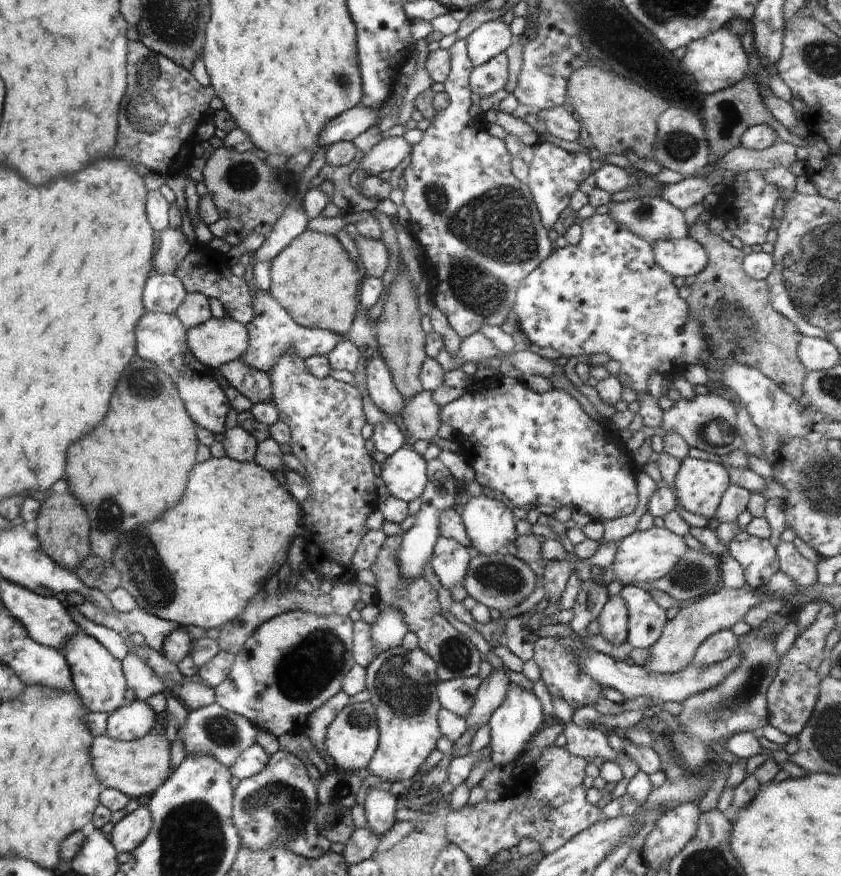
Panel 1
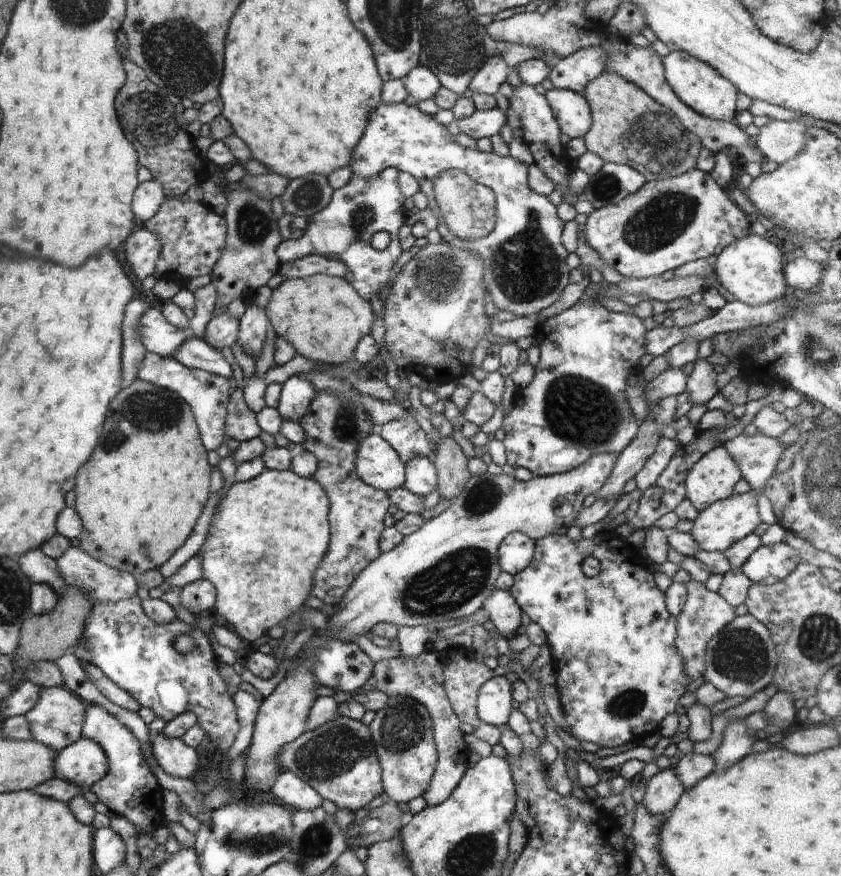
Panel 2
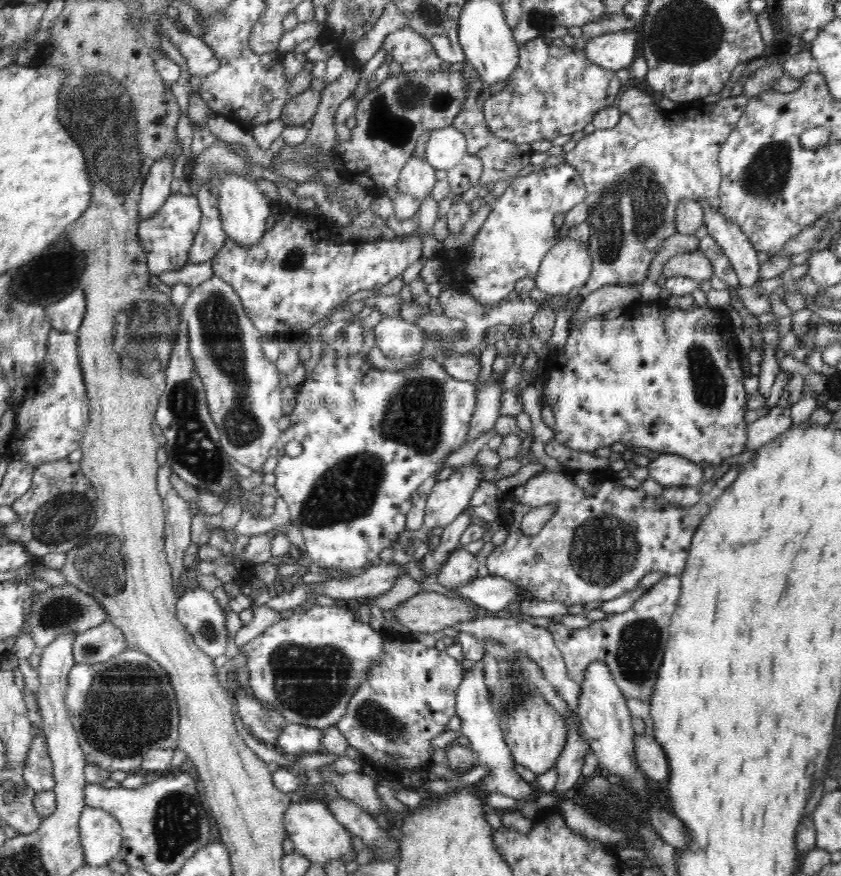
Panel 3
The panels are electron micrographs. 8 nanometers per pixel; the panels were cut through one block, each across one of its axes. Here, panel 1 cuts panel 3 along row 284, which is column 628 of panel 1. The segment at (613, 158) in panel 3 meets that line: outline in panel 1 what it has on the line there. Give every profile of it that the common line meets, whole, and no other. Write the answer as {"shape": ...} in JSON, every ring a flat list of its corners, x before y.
{"shape":[[624,585,620,598,628,608,628,635,626,642,632,649,650,649,662,635,667,624,667,611,661,608,648,592]]}

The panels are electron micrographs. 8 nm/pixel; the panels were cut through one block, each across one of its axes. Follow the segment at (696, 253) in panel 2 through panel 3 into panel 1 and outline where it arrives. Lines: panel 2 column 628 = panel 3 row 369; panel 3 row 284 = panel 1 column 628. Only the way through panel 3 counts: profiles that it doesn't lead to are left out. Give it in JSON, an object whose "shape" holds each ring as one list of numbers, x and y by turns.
{"shape":[[638,195,614,204,609,212,616,225,630,228,642,240,654,245,658,240,689,237,683,213,662,197]]}

